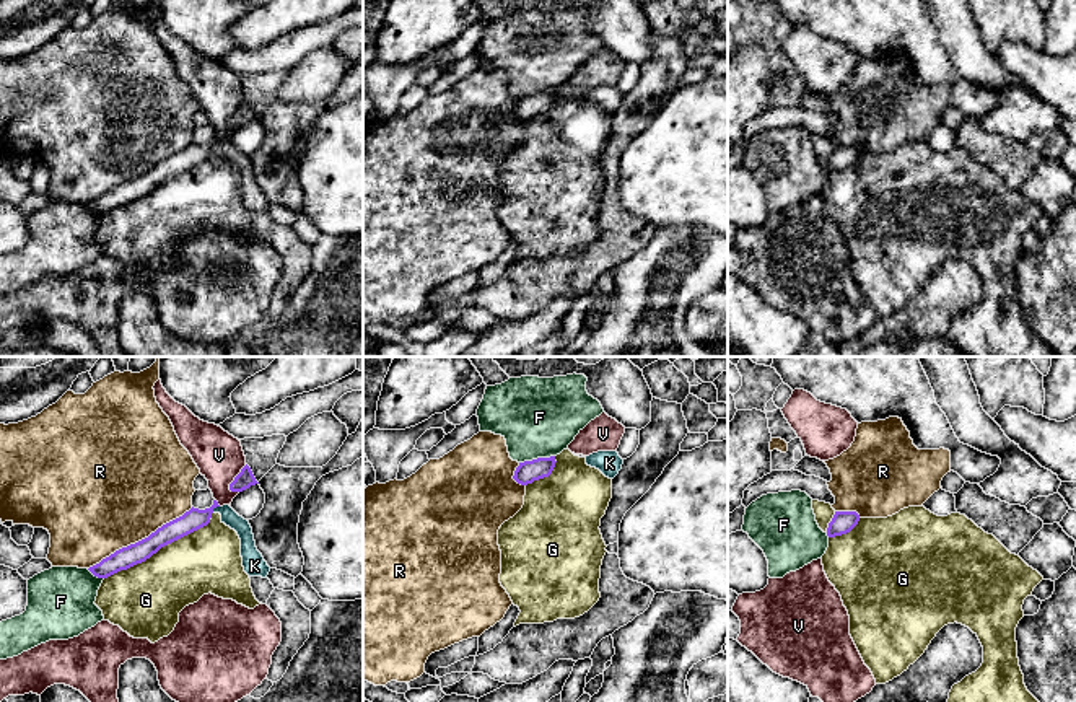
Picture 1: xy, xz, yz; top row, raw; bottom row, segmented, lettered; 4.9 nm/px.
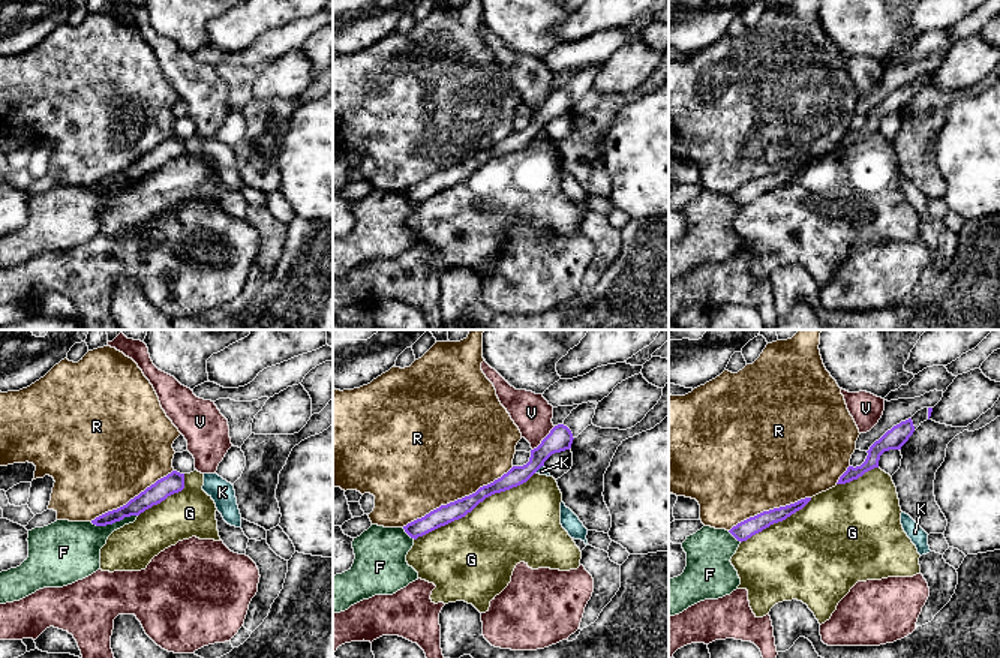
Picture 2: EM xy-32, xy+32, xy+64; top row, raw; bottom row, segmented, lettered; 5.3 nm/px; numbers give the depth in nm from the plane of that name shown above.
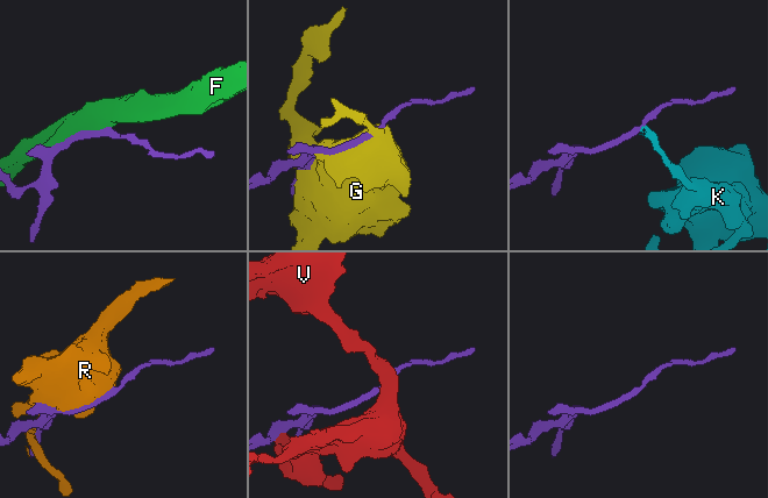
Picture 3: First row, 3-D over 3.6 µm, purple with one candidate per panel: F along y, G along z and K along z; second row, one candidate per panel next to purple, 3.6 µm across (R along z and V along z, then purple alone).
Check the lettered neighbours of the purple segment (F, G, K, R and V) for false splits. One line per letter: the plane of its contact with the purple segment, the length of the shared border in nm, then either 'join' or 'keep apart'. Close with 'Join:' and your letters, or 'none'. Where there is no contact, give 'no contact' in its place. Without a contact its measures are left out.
F: contact in xz; length 180 nm; keep apart
G: contact in xy; length 600 nm; keep apart
K: contact in xy; length 50 nm; keep apart
R: contact in xy; length 600 nm; keep apart
V: contact in xy; length 160 nm; keep apart
Join: none

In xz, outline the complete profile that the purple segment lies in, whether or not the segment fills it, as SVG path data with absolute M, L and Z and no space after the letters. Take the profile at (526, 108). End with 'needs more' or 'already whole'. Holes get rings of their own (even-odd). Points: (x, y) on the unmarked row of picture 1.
M555 91L519 98L513 114L521 121L532 119L534 116L549 112L555 103L555 98Z; already whole

